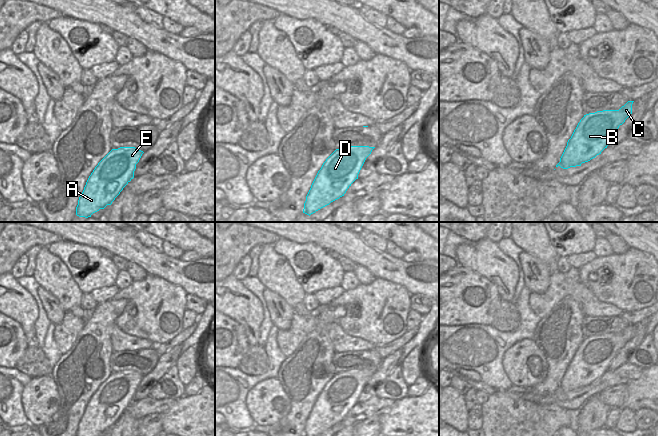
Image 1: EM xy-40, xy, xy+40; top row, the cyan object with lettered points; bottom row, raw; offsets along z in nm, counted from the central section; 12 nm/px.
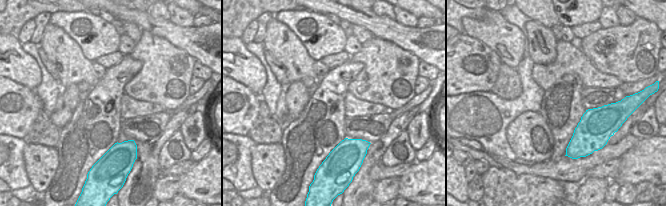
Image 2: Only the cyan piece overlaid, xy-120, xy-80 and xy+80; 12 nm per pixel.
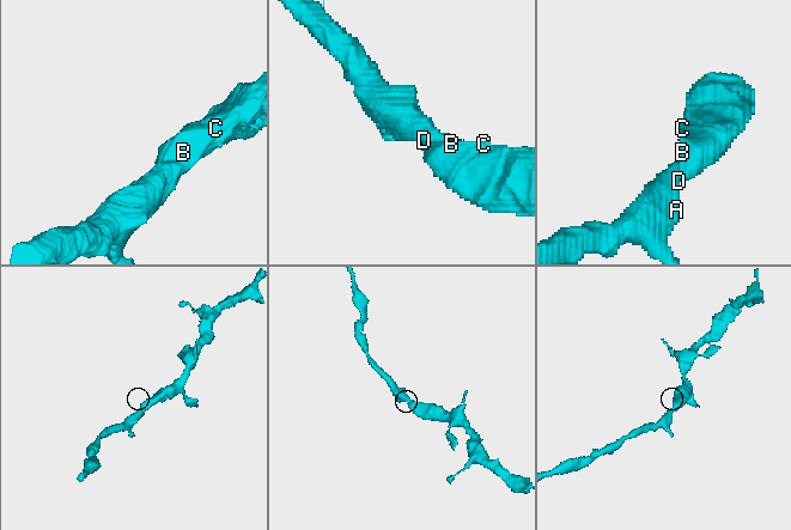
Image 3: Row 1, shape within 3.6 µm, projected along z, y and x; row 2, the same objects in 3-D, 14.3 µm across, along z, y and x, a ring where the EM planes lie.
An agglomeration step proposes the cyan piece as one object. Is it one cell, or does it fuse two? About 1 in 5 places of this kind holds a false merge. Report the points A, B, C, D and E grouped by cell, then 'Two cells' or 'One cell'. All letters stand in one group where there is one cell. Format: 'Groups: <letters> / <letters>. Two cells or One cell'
Groups: A B C D E. One cell

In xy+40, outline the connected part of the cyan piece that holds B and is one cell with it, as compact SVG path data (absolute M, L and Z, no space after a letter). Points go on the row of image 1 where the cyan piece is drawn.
M628 101L619 110L603 110L584 115L556 167L568 169L581 166L601 154L619 126L632 114L633 102Z

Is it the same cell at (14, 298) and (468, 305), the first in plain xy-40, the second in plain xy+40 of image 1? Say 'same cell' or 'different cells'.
different cells

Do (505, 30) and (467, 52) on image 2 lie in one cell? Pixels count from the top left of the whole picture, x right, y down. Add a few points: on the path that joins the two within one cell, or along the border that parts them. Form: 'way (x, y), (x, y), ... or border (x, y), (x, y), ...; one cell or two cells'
border (476, 39), (492, 25), (516, 43), (514, 52); two cells

